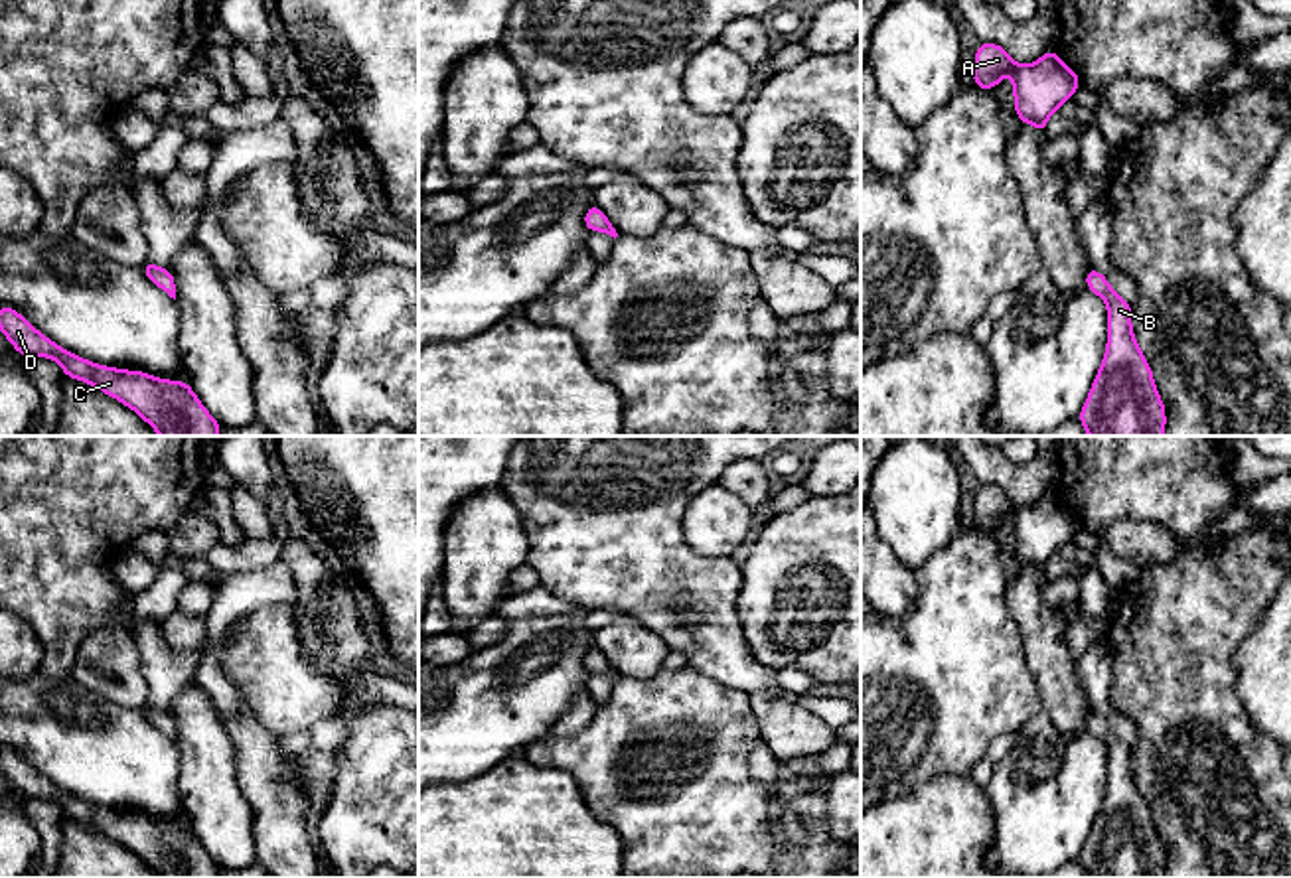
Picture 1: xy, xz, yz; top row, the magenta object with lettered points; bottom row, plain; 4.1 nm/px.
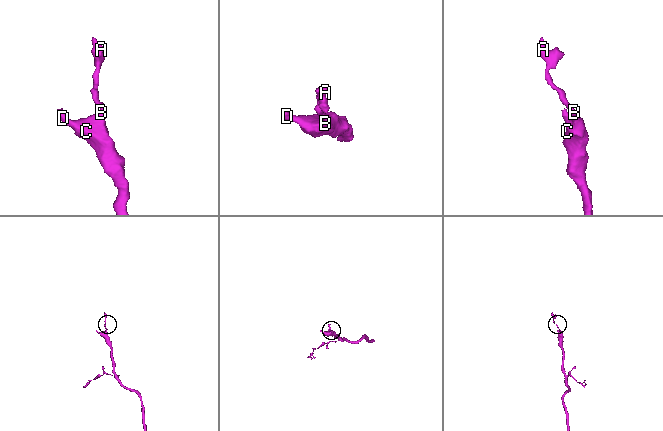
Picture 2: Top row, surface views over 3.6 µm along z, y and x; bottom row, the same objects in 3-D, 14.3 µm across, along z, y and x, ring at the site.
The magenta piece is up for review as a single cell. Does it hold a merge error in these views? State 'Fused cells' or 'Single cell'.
Single cell

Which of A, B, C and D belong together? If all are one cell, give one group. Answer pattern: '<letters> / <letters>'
A B C D

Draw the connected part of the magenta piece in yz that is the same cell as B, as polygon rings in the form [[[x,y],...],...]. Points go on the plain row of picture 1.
[[[1096,710],[1086,726],[1107,744],[1107,791],[1080,864],[1090,878],[1165,878],[1165,848],[1131,771],[1131,746]]]

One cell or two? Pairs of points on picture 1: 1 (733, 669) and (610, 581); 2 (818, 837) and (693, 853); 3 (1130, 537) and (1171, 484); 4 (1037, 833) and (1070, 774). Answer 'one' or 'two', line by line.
1: one
2: two
3: two
4: one

